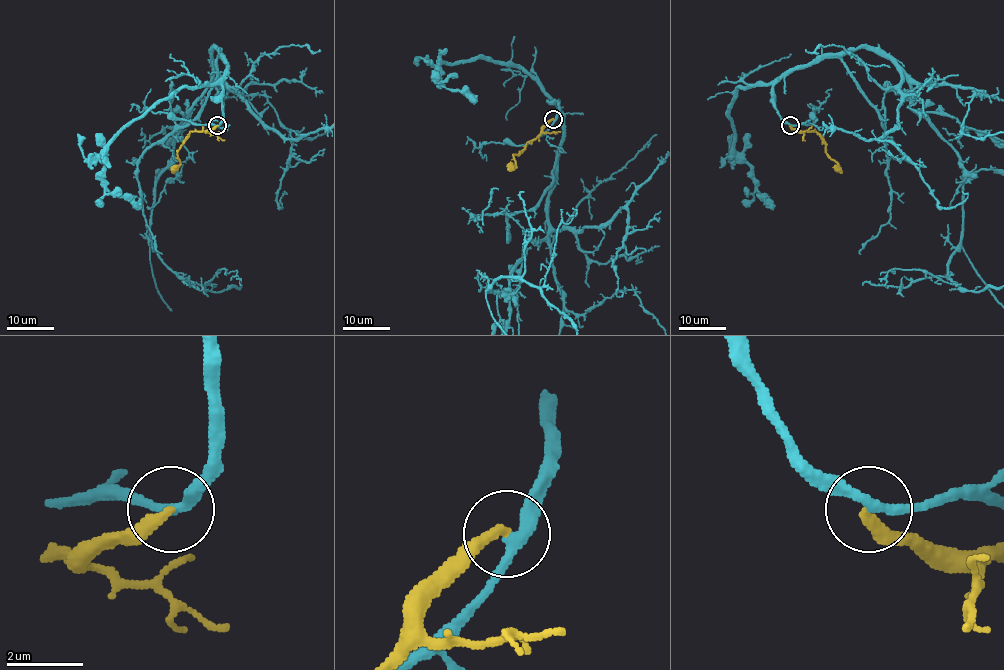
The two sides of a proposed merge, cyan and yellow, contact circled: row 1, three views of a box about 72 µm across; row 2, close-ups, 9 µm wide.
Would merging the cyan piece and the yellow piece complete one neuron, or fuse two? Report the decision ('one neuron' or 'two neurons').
one neuron

